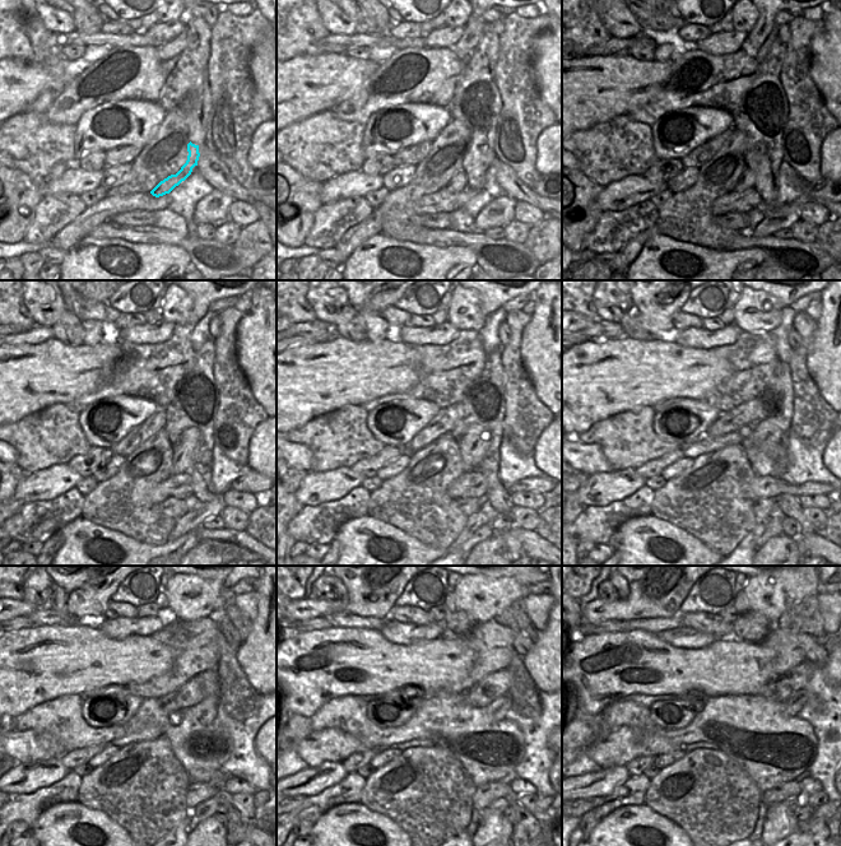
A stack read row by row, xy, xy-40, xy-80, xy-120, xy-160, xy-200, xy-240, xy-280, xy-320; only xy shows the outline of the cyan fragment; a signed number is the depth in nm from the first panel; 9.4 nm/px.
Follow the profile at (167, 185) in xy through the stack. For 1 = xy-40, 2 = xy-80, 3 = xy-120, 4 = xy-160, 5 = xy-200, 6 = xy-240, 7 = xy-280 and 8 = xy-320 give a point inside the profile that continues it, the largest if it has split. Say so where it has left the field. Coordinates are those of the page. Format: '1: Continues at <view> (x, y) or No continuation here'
1: Continues at xy-40 (474, 157)
2: Continues at xy-80 (758, 157)
3: Continues at xy-120 (182, 459)
4: Continues at xy-160 (474, 445)
5: Continues at xy-200 (766, 432)
6: Continues at xy-240 (205, 712)
7: Continues at xy-280 (497, 710)
8: Continues at xy-320 (794, 702).

